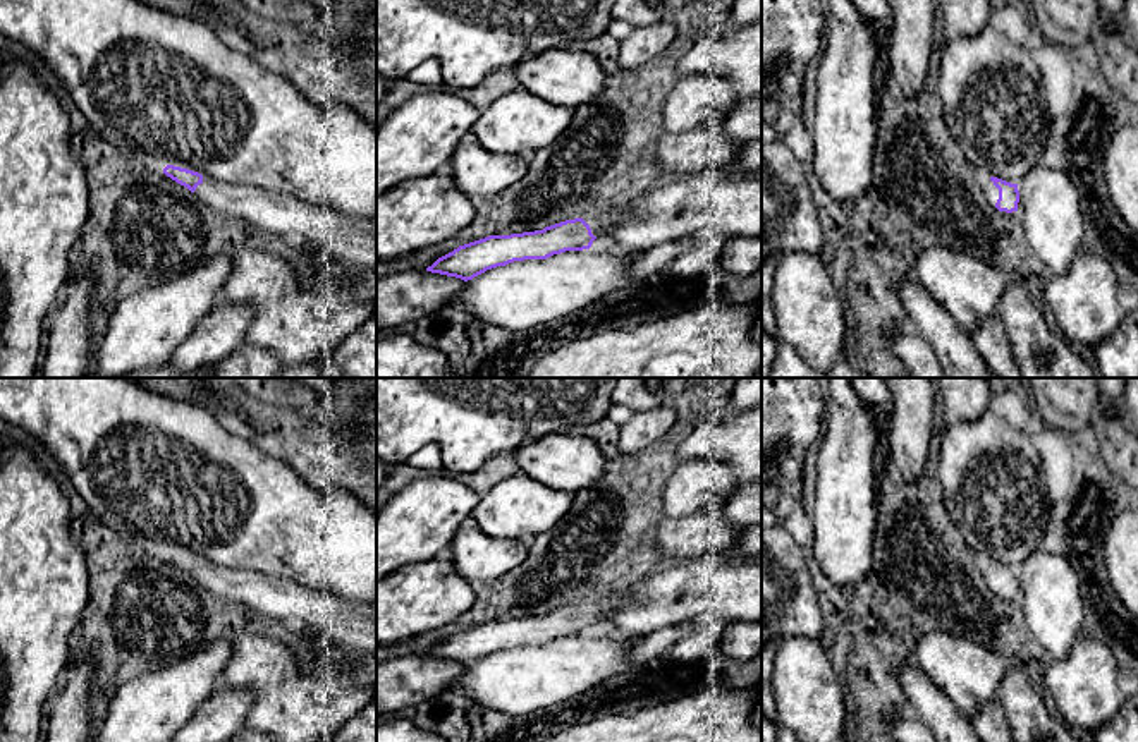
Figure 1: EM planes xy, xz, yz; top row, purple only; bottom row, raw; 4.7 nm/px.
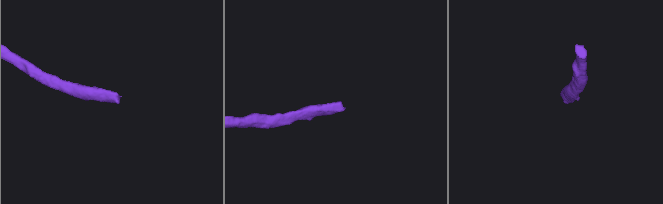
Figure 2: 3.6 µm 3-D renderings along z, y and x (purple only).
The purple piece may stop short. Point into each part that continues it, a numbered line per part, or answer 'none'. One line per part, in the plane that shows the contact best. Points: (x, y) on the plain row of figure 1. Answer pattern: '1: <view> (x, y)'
1: yz (989, 572)

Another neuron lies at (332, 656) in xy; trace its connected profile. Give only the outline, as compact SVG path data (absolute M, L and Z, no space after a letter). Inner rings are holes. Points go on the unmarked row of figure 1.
M306 629L306 641L311 656L320 660L318 665L332 672L351 672L352 666L346 658L346 648L333 642L328 636Z

